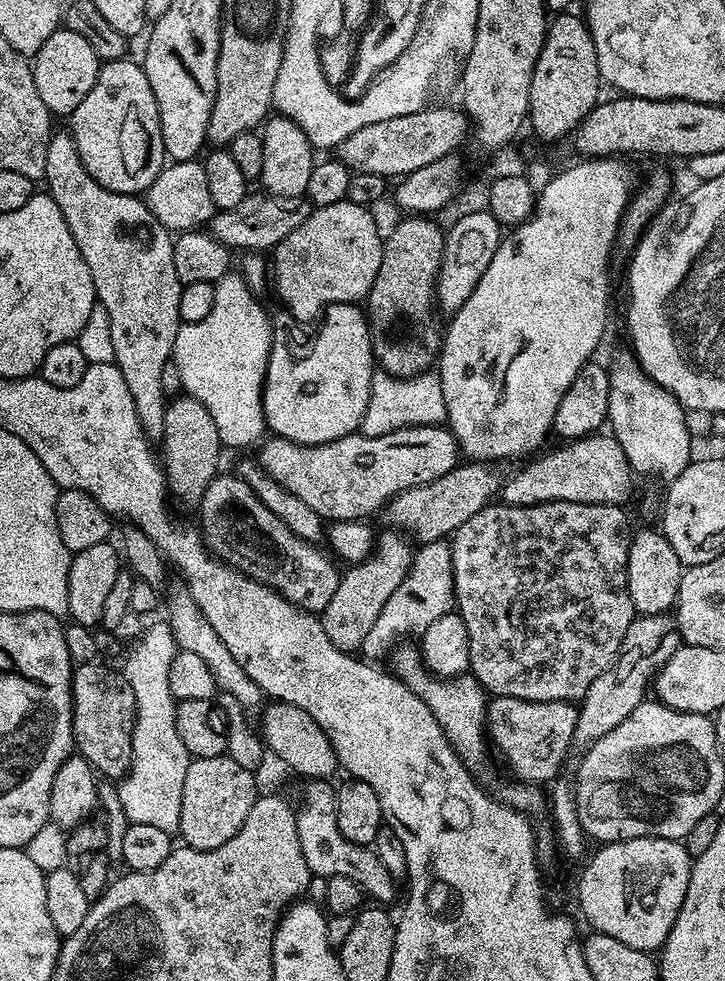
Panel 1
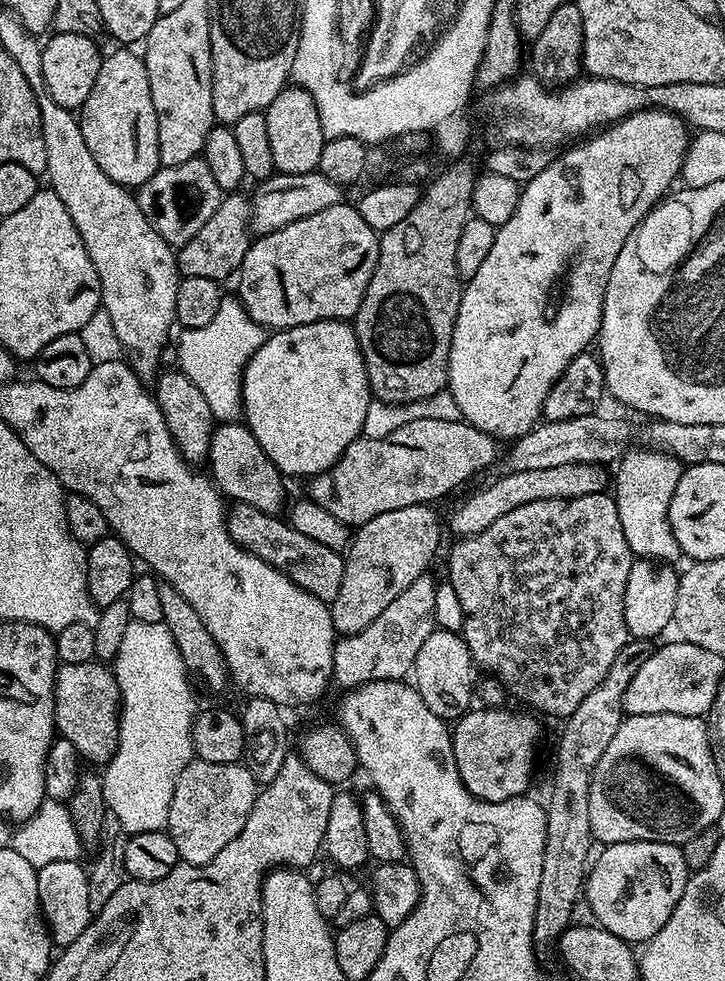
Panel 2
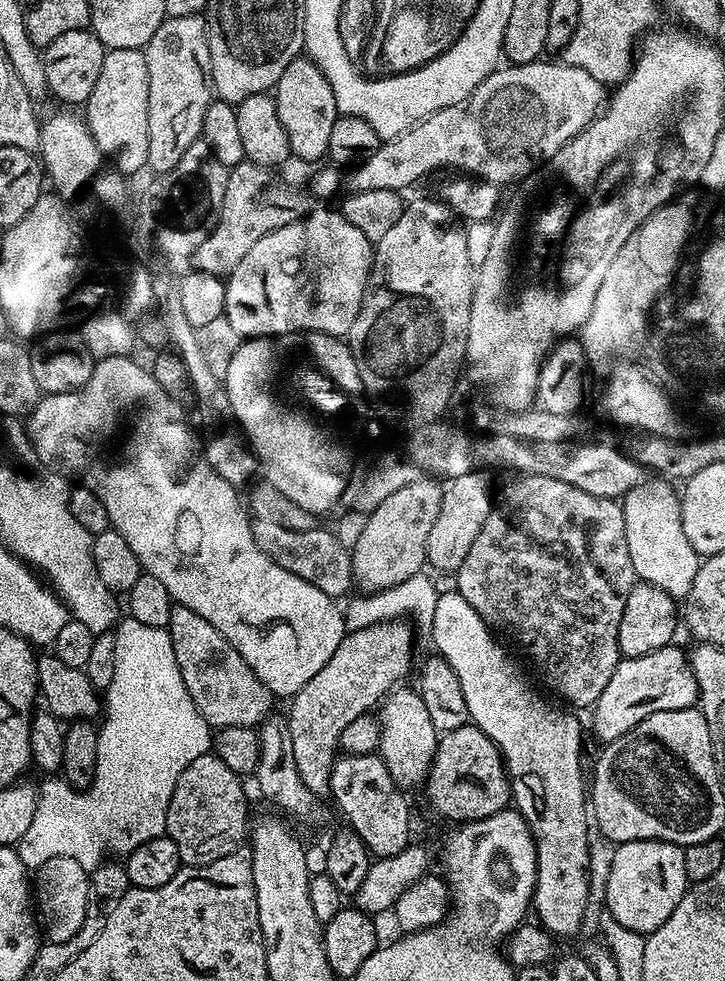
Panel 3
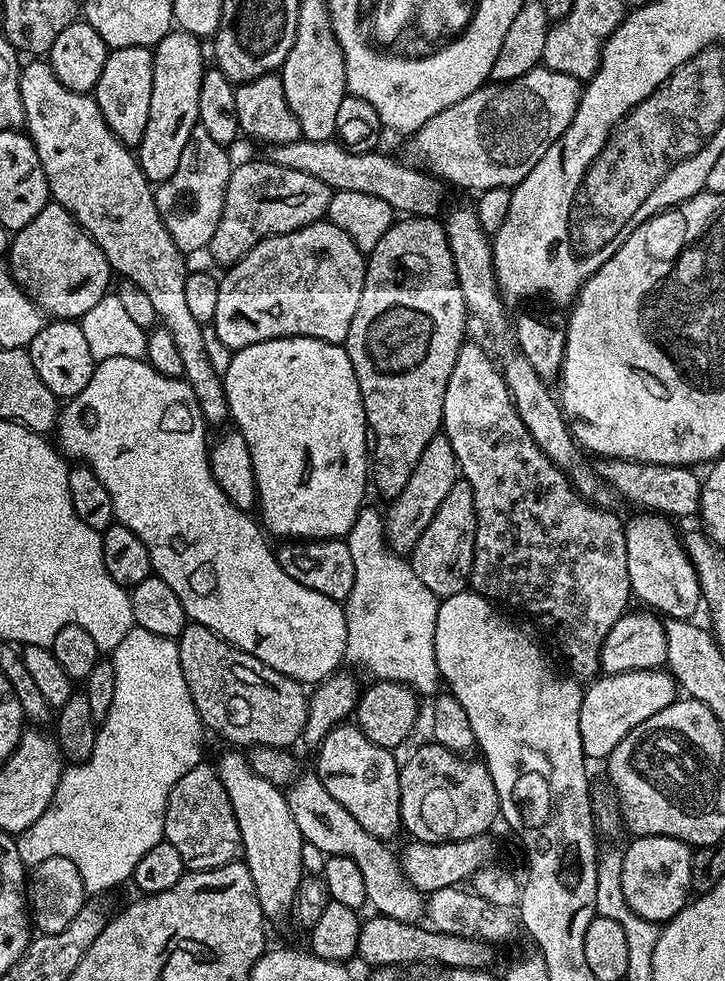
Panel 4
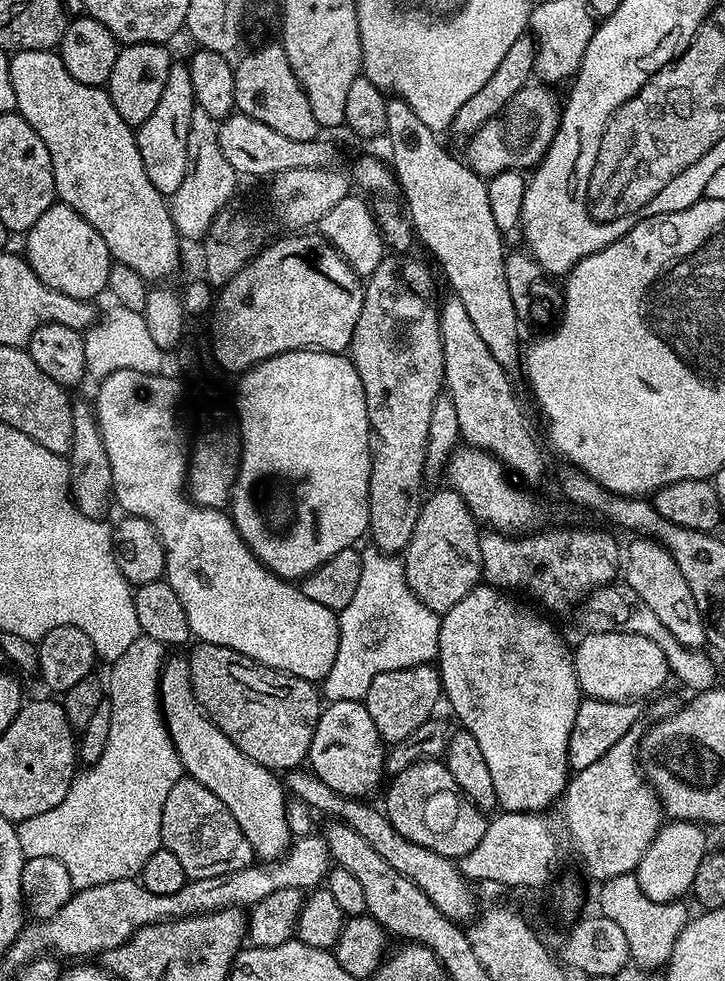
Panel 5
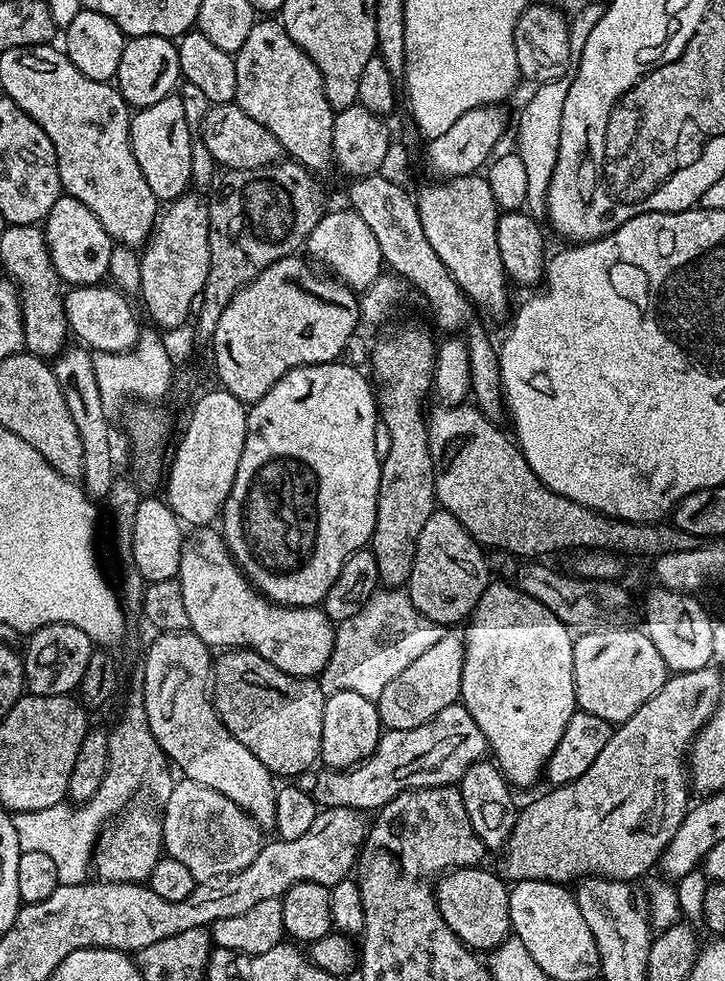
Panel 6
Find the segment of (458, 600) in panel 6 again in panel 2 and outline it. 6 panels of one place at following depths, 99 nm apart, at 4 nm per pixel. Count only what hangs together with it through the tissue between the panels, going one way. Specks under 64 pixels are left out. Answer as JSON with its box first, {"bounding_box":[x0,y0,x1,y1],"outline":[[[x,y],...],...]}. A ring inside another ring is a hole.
{"bounding_box":[446,464,610,538],"outline":[[[567,464],[566,466],[550,466],[550,470],[518,470],[500,474],[497,480],[481,486],[472,492],[452,512],[446,524],[452,527],[453,537],[471,538],[478,535],[490,522],[502,518],[502,514],[510,514],[518,506],[526,506],[526,502],[542,502],[554,498],[582,498],[586,494],[605,491],[610,484],[608,476],[599,464]]]}

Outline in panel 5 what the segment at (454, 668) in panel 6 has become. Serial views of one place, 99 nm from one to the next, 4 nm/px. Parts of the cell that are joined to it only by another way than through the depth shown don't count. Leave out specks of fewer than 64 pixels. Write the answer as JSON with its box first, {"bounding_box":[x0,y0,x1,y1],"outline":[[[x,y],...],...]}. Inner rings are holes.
{"bounding_box":[363,664,442,745],"outline":[[[419,664],[406,670],[390,670],[386,674],[378,674],[374,682],[370,682],[370,690],[366,690],[363,704],[370,710],[370,718],[374,718],[374,726],[378,726],[378,734],[389,745],[401,744],[418,726],[433,719],[436,703],[442,700],[440,669],[432,664]]]}

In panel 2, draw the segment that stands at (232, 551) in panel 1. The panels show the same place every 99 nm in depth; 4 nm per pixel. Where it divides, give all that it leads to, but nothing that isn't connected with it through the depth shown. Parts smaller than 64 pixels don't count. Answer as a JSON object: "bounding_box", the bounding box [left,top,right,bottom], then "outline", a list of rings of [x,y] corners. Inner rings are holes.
{"bounding_box":[226,503,345,602],"outline":[[[233,503],[227,509],[226,519],[228,532],[237,546],[289,576],[299,588],[314,598],[331,602],[338,597],[345,559],[341,553],[330,550],[330,546],[322,546],[322,542],[314,542],[314,538],[306,538],[306,534],[298,534],[287,519],[254,510],[254,506]]]}

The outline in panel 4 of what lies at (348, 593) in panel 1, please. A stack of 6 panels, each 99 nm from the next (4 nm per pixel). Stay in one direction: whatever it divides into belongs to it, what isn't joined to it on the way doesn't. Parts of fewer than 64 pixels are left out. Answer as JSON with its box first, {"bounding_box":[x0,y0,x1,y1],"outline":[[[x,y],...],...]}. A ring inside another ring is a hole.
{"bounding_box":[385,432,459,553],"outline":[[[439,432],[426,444],[426,449],[414,468],[414,473],[410,474],[409,481],[402,488],[402,493],[389,503],[388,512],[385,511],[385,540],[394,552],[411,553],[418,538],[422,536],[422,531],[426,530],[430,519],[434,518],[434,514],[438,512],[442,499],[446,498],[453,486],[458,483],[459,478],[459,468],[454,458],[453,446],[450,445],[449,439]]]}

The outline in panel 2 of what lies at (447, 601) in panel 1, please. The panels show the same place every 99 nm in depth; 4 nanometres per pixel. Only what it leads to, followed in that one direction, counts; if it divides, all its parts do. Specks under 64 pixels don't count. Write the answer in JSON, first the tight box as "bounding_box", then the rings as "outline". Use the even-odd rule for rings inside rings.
{"bounding_box":[332,574,438,690],"outline":[[[425,574],[414,579],[408,589],[402,591],[394,602],[387,606],[378,618],[370,622],[360,633],[353,636],[341,635],[332,655],[332,680],[343,690],[351,690],[362,684],[379,680],[404,680],[422,650],[422,642],[430,638],[438,625],[435,614],[437,581]]]}

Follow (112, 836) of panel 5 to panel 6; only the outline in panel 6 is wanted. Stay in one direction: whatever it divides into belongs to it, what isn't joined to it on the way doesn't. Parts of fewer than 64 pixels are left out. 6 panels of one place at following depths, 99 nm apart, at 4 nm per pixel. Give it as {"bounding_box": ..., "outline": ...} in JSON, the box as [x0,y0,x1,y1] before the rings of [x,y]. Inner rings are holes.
{"bounding_box":[13,690,170,884],"outline":[[[136,690],[128,696],[128,705],[120,716],[120,721],[108,732],[110,742],[110,766],[98,794],[85,804],[73,806],[65,802],[55,804],[46,810],[30,810],[13,815],[14,834],[18,834],[18,846],[21,852],[35,850],[47,854],[58,869],[61,884],[83,884],[89,879],[93,867],[92,854],[96,850],[96,840],[113,818],[120,815],[133,803],[136,791],[143,784],[156,784],[170,768],[164,751],[158,746],[154,734],[148,725],[144,709],[143,691]]]}

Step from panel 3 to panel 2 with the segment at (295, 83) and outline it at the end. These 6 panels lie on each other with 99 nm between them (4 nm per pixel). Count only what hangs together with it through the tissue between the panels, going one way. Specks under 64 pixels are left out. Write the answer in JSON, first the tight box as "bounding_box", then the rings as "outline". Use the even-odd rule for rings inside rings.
{"bounding_box":[263,86,326,176],"outline":[[[295,86],[283,88],[278,98],[274,98],[274,102],[270,102],[270,106],[265,108],[263,113],[270,137],[270,150],[274,153],[276,172],[293,176],[317,171],[326,137],[322,130],[318,106],[307,90]]]}

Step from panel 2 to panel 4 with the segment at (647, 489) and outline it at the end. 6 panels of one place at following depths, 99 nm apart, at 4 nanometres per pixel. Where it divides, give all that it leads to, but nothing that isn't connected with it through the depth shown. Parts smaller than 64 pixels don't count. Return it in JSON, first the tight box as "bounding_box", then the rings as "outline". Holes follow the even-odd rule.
{"bounding_box":[626,514,702,622],"outline":[[[636,514],[640,516],[636,516],[631,521],[630,519],[626,524],[626,562],[628,563],[628,569],[630,570],[630,586],[632,587],[633,597],[638,601],[641,600],[641,605],[647,606],[653,613],[659,614],[661,617],[667,618],[669,620],[682,620],[685,622],[691,621],[693,619],[692,616],[696,611],[701,611],[702,608],[702,597],[700,594],[700,583],[698,582],[698,574],[694,570],[694,566],[690,562],[688,556],[684,552],[684,545],[682,543],[681,537],[676,536],[676,532],[671,528],[669,521],[665,519],[665,517],[659,514]]]}

